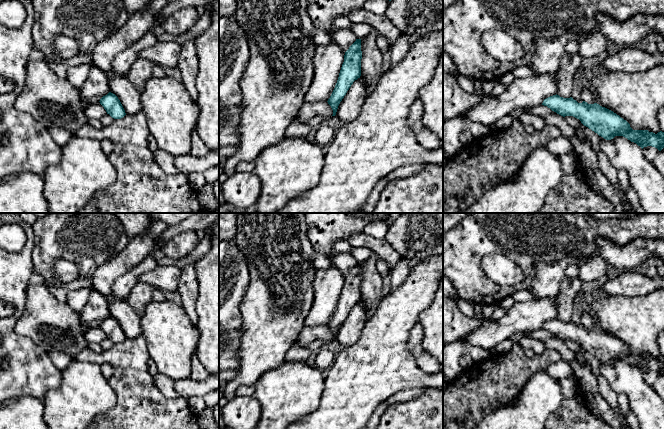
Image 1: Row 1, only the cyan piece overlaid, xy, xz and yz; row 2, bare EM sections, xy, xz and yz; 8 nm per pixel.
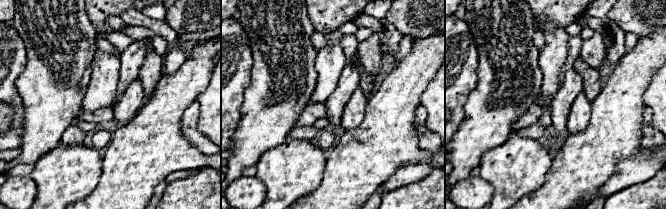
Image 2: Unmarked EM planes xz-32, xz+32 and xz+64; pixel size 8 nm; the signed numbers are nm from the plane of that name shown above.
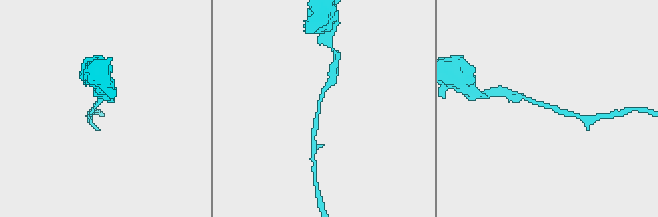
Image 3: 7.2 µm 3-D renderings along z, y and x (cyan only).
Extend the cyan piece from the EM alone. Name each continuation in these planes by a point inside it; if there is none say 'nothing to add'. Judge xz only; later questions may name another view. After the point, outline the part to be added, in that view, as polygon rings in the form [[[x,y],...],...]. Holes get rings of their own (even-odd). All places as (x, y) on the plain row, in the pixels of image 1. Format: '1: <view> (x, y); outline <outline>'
nothing to add

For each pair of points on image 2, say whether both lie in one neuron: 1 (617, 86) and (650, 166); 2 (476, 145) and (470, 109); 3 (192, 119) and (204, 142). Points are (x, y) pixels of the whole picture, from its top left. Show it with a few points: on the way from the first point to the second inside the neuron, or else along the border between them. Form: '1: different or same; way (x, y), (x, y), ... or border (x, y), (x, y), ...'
1: different; border (641, 145), (636, 156), (622, 160)
2: same; way (476, 136), (476, 118)
3: same; way (192, 125), (192, 131), (198, 137)

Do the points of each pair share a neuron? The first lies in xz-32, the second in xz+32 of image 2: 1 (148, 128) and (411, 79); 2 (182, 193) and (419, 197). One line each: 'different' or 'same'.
1: same
2: same

